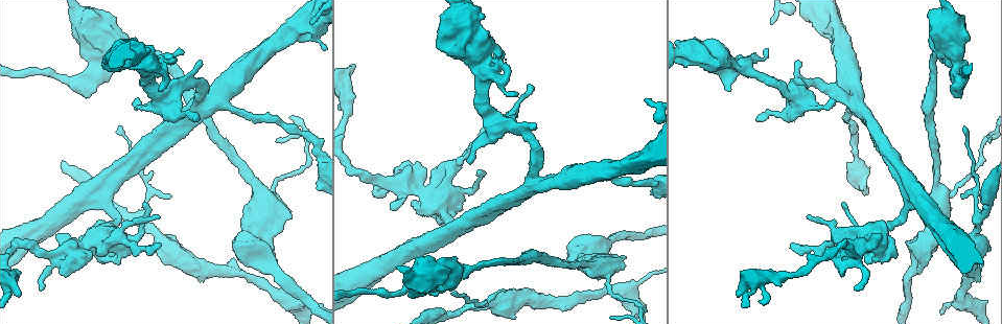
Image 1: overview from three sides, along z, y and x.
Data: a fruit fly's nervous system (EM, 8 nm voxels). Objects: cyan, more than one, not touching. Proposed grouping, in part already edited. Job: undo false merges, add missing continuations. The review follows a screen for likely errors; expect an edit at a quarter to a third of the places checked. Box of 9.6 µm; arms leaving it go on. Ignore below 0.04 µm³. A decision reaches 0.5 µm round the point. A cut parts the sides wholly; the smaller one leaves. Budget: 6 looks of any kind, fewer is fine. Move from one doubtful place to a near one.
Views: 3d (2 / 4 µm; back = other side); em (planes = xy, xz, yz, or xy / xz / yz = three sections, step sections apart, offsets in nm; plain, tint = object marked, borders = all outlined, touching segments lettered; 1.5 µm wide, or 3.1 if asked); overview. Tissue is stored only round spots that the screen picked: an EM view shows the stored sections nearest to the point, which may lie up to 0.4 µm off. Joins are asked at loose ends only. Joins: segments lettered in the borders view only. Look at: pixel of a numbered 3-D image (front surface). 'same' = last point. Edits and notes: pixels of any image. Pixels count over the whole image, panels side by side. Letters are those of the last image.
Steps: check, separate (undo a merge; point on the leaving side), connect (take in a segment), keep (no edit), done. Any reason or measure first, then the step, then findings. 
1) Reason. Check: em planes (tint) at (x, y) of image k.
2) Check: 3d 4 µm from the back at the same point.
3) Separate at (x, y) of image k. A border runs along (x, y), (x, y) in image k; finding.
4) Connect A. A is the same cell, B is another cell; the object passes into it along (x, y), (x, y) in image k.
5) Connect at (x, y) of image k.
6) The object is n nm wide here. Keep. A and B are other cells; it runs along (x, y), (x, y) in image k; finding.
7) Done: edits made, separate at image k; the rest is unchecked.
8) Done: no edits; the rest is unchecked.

Sudden change in width. Check: 3d 2 µm from the back at (945, 303) of image 1.

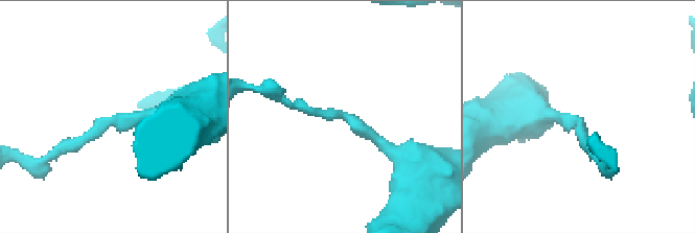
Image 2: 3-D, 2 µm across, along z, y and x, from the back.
Check: em yz step 4 (tint) at (577, 121) of image 2.

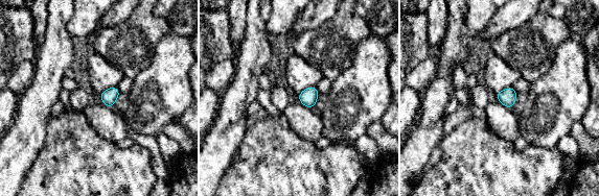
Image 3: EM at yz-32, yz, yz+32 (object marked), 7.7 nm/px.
Check: em planes (borders) at the same point.

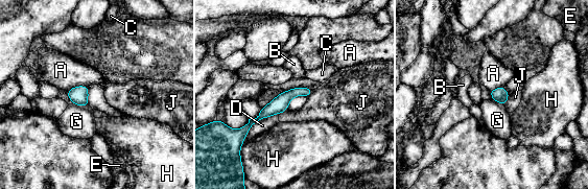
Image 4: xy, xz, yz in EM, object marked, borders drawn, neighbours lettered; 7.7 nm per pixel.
Keep. A, B, C, D, E, G, H and J are other cells; a border runs along (87, 86), (74, 86), (66, 90) in image 4; all the same cell.

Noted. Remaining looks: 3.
Free end. Check: 3d 4 µm at (792, 243) of image 1.

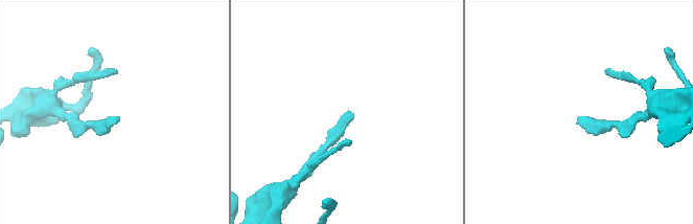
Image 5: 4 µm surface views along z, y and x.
Check: em planes (borders) at (115, 117) of image 5.

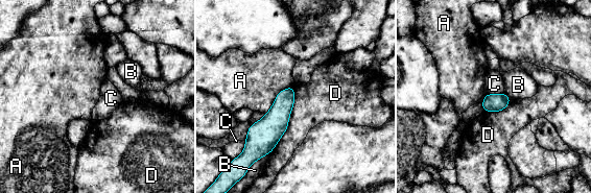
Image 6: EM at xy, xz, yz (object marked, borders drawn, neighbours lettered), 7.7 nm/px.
Keep. A, B, C and D are other cells; a border runs along (502, 92), (485, 95) in image 6; no lettered segment goes on from it.

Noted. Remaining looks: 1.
Arms part here. Check: em planes (borders) at (858, 99) of image 1.

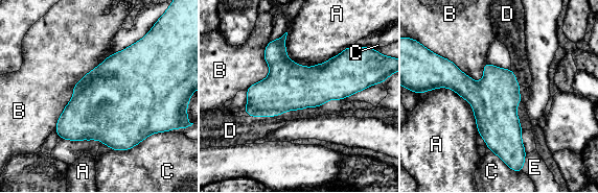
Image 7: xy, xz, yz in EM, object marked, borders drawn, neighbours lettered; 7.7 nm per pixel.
The object is 360 nm wide here. Keep. A, B, C, D and E are other cells; one cell here.

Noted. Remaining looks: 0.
Done: no edits; the rest is unchecked.

